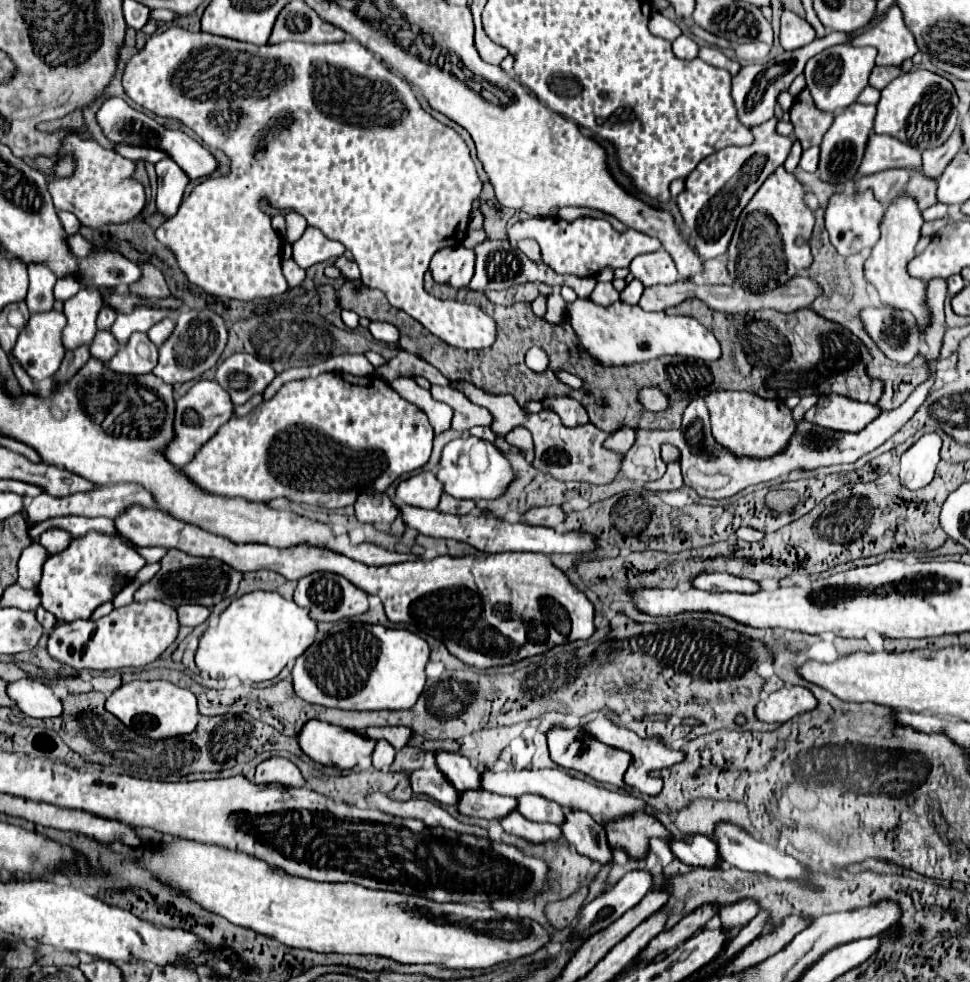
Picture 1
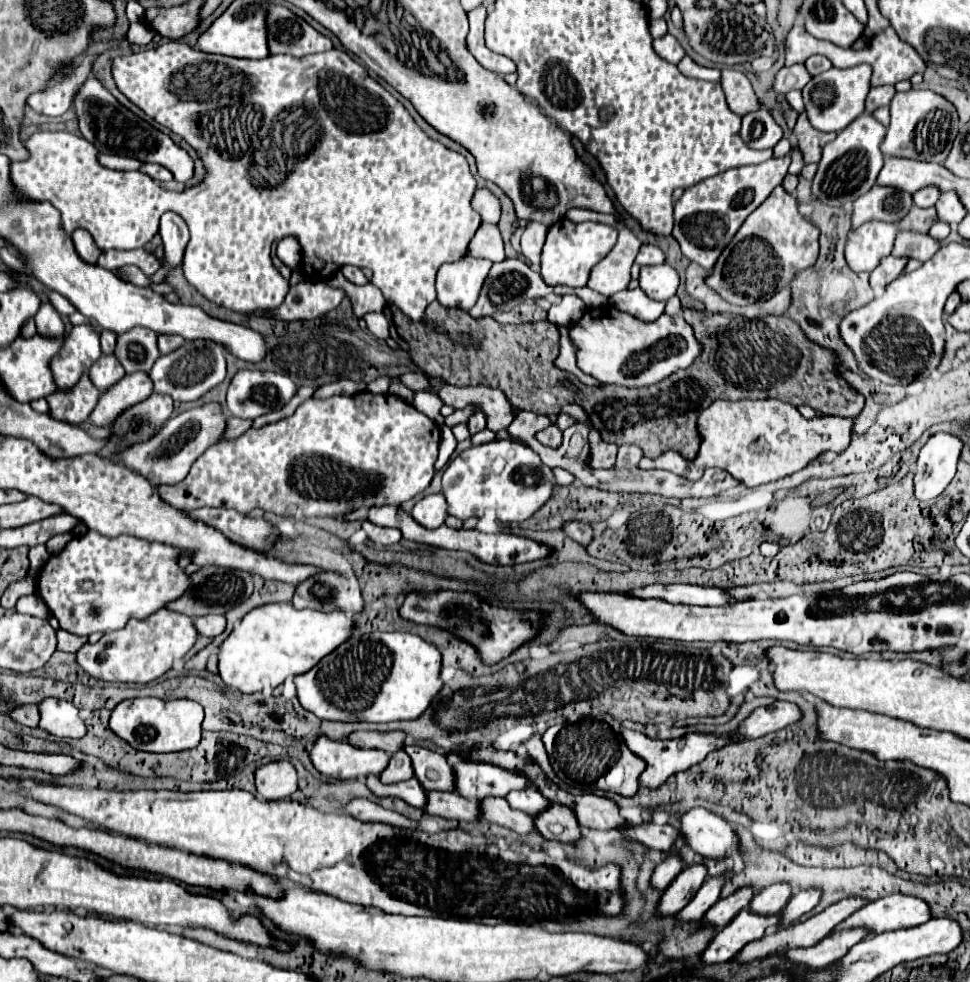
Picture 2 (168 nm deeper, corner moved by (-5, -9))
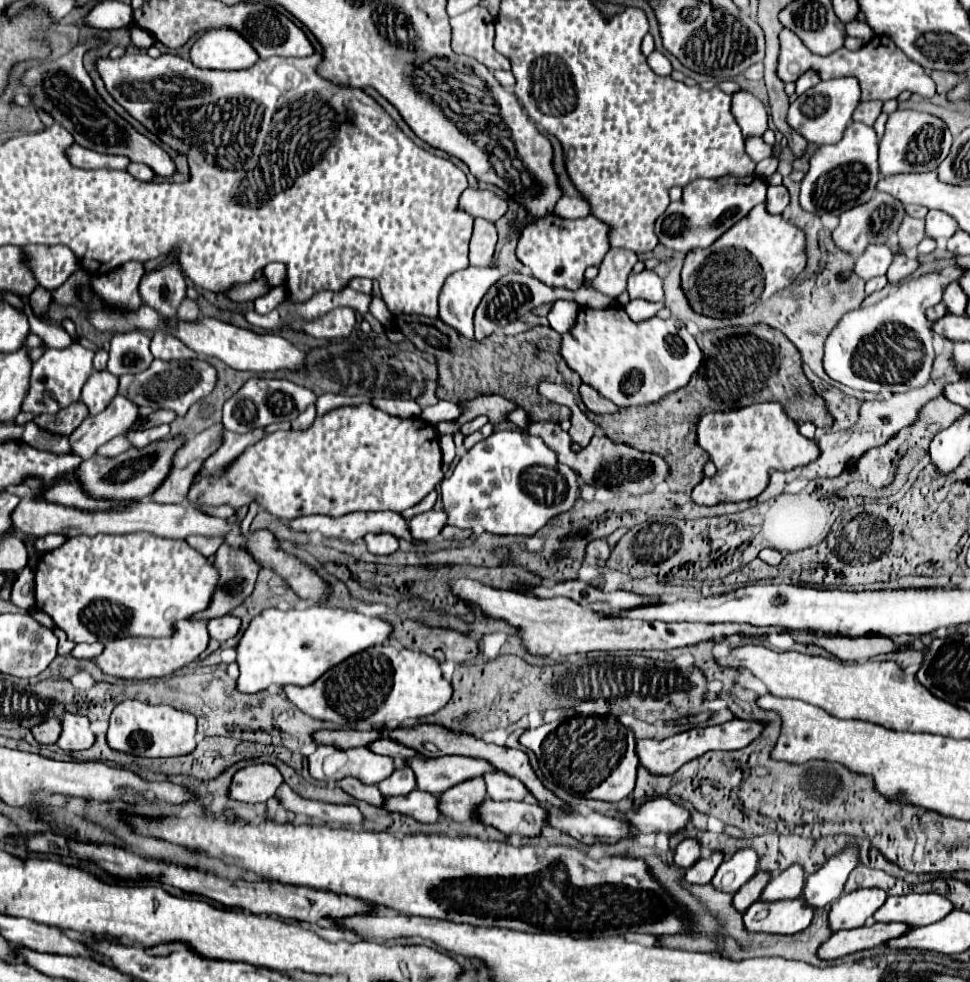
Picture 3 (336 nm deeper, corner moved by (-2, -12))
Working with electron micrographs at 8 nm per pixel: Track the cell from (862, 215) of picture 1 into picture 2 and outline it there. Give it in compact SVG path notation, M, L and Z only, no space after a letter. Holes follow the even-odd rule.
M870 221L854 229L846 243L846 261L852 271L872 271L892 253L898 227Z

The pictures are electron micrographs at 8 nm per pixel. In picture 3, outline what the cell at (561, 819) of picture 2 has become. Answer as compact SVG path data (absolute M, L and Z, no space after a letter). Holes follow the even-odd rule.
M485 800L477 808L479 822L495 826L503 834L539 836L547 826L547 810L529 802L493 802Z

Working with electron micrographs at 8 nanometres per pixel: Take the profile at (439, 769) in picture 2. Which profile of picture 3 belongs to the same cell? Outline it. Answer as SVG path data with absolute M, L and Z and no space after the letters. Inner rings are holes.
M381 738L381 740L373 742L373 744L369 746L369 750L373 750L375 754L391 756L391 758L397 760L397 762L405 762L405 760L411 758L411 756L419 756L415 750L411 750L411 748L407 748L407 746L399 744L399 742L395 742L395 740L391 740L391 738L385 738L385 740Z

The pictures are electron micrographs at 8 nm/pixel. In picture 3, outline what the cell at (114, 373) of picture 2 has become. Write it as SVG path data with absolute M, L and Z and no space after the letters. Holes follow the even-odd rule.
M93 370L93 374L89 376L87 384L81 390L81 400L87 404L91 414L99 414L101 410L107 408L109 400L117 394L119 388L119 378L111 376L111 372L103 370Z

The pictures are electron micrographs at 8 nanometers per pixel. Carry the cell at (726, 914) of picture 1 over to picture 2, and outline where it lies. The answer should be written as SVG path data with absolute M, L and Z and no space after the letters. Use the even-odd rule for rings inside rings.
M774 883L756 893L750 907L754 907L756 913L780 913L790 901L790 897L792 887L788 883Z

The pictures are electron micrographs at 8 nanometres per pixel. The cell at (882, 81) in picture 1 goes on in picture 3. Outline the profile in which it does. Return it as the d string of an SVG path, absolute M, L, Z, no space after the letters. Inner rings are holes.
M871 100L871 102L861 102L855 112L853 112L853 120L855 122L863 122L867 126L873 126L873 122L877 120L877 116L881 114L881 100Z

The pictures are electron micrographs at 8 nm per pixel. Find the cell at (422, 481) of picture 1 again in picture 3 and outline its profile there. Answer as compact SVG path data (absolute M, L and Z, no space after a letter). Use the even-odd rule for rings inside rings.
M435 508L429 512L417 514L409 520L413 538L417 538L421 542L431 542L433 538L437 538L445 524L447 524L447 514L443 510L435 510Z

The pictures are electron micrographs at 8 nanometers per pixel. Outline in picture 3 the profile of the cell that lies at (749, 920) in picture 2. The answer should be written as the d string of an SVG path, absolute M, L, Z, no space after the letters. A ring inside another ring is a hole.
M779 900L779 902L755 902L743 914L743 924L747 932L765 934L795 934L811 924L813 908L799 900Z

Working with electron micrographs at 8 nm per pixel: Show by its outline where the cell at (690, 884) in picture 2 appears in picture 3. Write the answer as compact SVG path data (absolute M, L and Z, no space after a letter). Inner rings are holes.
M713 852L709 858L701 858L697 860L687 872L685 872L685 880L687 882L695 882L695 884L709 884L711 878L715 876L719 864L723 862L723 854L721 852Z

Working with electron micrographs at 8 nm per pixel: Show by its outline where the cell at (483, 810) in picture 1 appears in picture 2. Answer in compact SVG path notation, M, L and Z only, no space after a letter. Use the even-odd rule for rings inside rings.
M426 791L426 805L422 811L454 821L478 821L480 817L476 801L466 801L450 791Z

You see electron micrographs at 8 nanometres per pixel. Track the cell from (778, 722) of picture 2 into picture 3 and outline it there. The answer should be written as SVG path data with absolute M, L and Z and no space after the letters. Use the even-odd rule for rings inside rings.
M731 720L719 726L707 726L707 728L693 728L681 734L675 734L667 740L637 740L637 756L641 760L641 766L647 768L655 776L667 776L677 772L683 764L687 764L693 758L699 758L701 754L709 750L739 750L747 744L751 744L759 732L763 730L763 724L757 720Z

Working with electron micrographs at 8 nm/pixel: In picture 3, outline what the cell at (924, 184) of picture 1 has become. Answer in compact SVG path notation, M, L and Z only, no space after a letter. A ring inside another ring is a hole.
M905 216L901 228L899 228L899 246L901 250L905 252L911 252L919 246L919 242L925 238L925 232L923 232L923 220L919 218L911 218L911 216Z

